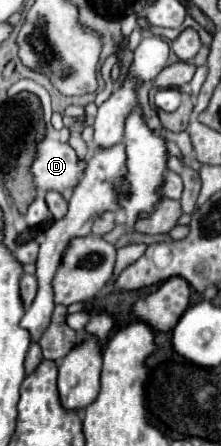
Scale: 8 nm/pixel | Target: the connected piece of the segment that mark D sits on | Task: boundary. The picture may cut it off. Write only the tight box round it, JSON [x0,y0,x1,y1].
[30,131,86,192]

